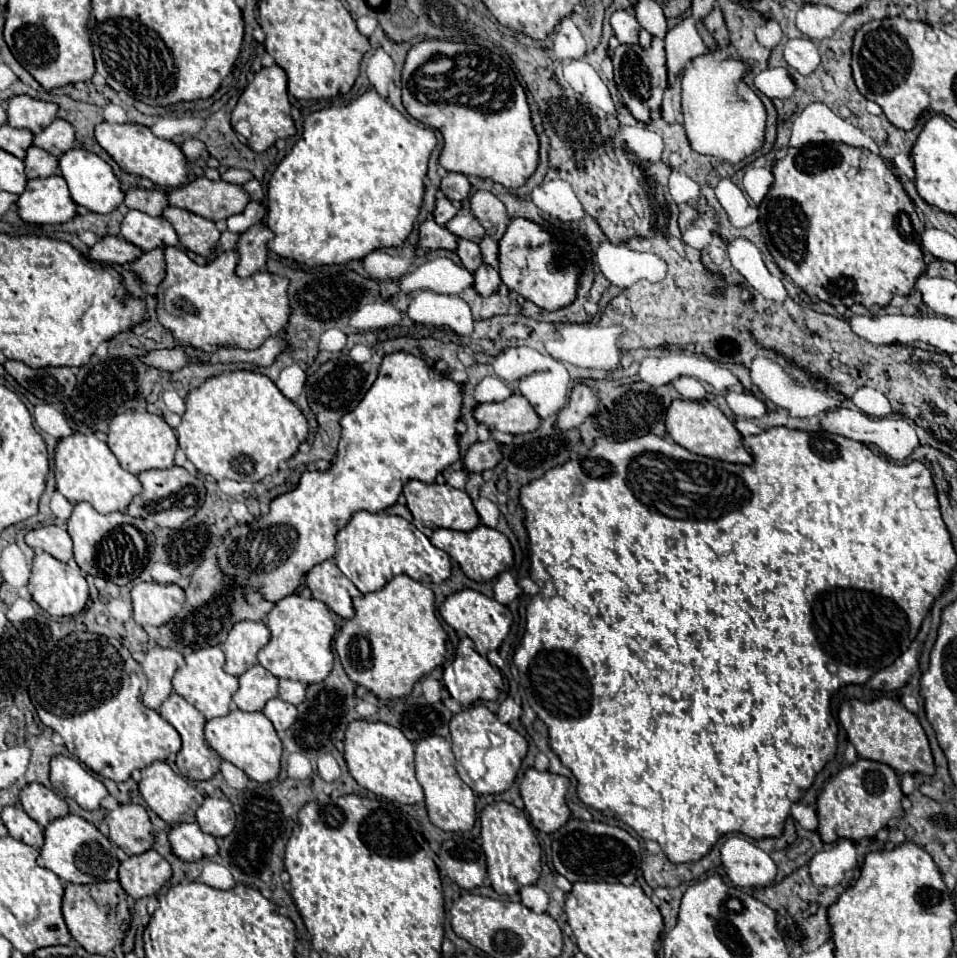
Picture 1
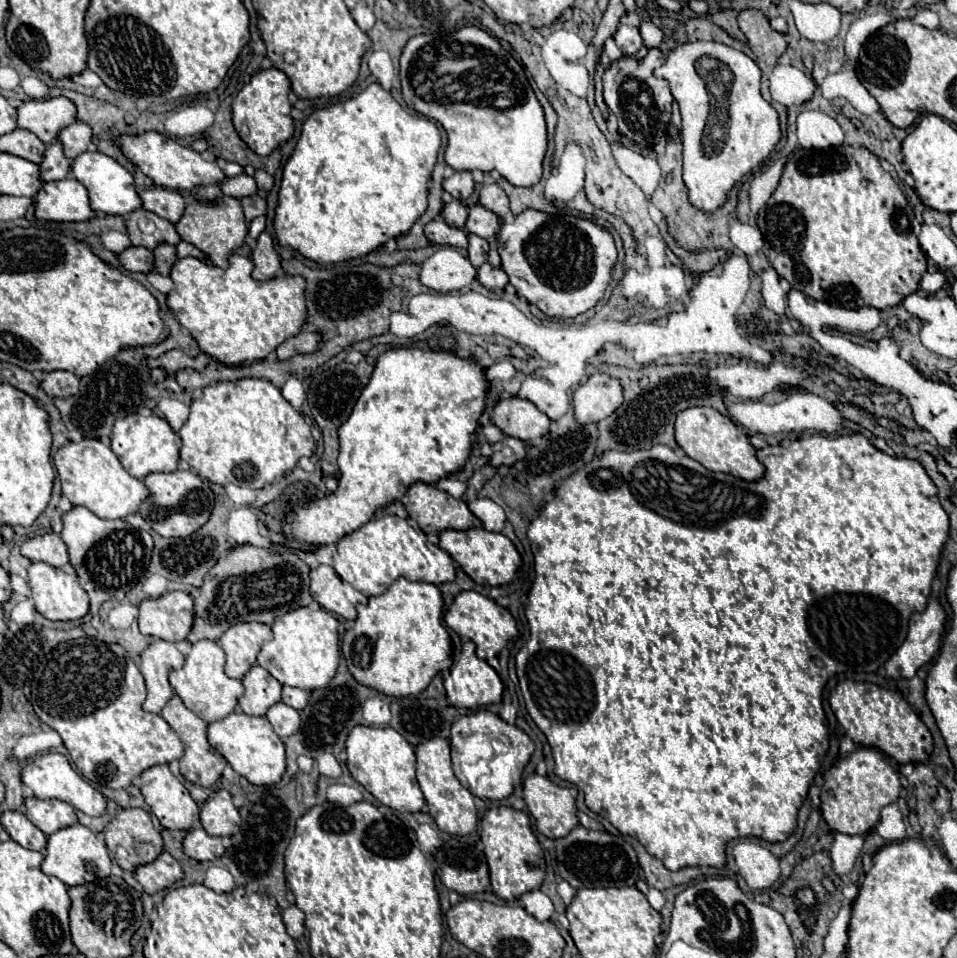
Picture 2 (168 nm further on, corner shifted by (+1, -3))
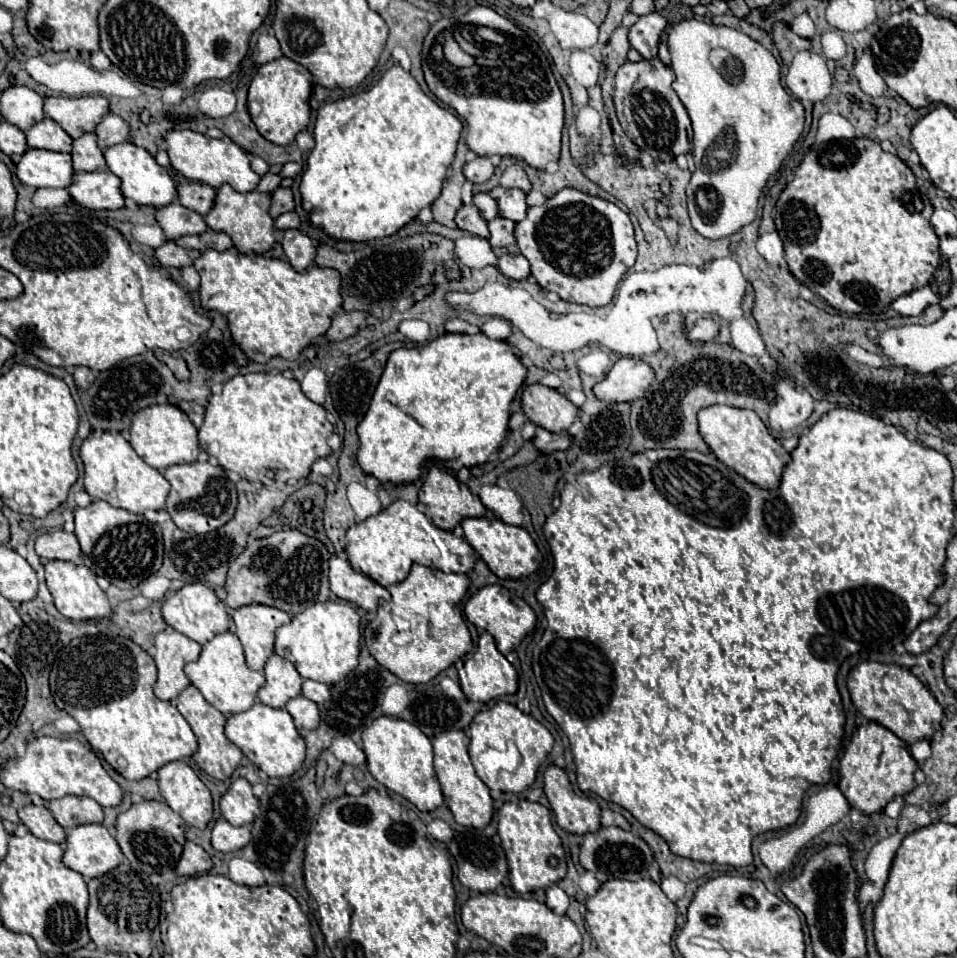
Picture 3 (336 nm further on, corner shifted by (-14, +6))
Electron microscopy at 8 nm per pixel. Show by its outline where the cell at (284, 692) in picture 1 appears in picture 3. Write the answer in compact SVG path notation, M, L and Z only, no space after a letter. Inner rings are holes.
M303 680L303 696L317 702L317 704L323 704L331 698L331 692L329 692L329 686L321 684L321 682L315 682L315 680Z

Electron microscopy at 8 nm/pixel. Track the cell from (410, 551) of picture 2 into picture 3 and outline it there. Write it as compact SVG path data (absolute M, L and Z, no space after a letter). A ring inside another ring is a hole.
M395 500L379 514L351 526L347 530L345 552L353 570L367 574L385 588L403 582L415 562L457 574L467 574L475 564L475 550L463 538L437 528L417 506L405 500Z

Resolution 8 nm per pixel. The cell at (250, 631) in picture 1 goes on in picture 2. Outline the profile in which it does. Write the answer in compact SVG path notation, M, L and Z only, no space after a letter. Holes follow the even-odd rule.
M236 623L220 639L218 645L226 653L226 675L232 679L242 679L252 665L264 639L270 639L272 631L262 623Z

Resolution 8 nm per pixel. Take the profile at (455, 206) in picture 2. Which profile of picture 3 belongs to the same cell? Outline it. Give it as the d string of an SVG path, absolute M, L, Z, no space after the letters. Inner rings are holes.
M475 194L475 206L479 208L479 212L483 212L485 220L493 220L499 216L497 202L489 194Z

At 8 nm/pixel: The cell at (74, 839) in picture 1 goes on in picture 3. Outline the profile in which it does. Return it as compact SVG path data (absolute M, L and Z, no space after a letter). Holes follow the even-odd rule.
M83 824L67 830L63 864L85 878L99 878L123 862L117 840L103 824Z

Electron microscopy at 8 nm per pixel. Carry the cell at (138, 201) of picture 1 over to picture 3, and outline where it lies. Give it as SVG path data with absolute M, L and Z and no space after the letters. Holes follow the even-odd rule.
M191 182L191 184L179 184L179 202L199 214L207 214L215 204L217 190L209 184Z

